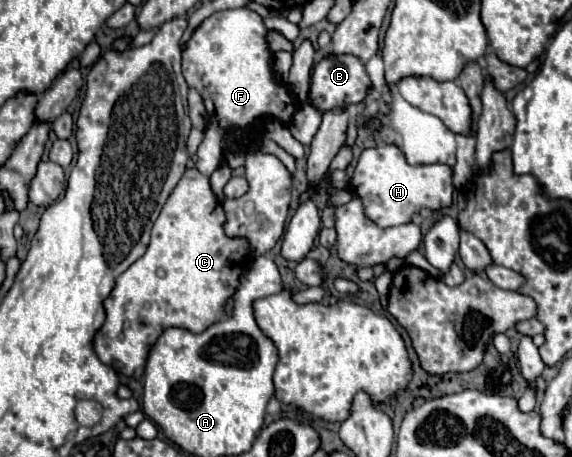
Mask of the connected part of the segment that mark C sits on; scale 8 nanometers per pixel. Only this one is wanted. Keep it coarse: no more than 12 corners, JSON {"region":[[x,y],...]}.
{"region":[[188,169],[104,299],[102,363],[140,379],[164,329],[202,333],[252,265]]}

